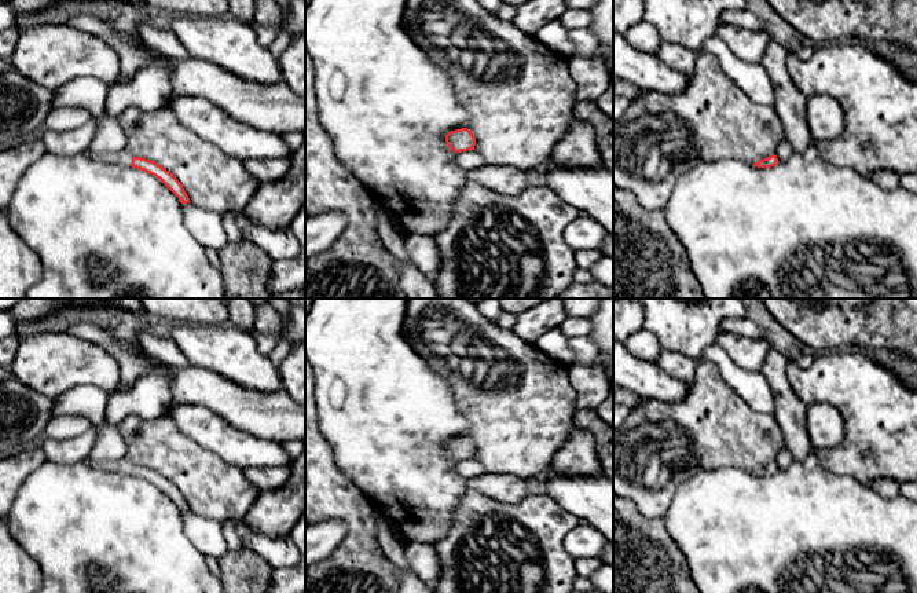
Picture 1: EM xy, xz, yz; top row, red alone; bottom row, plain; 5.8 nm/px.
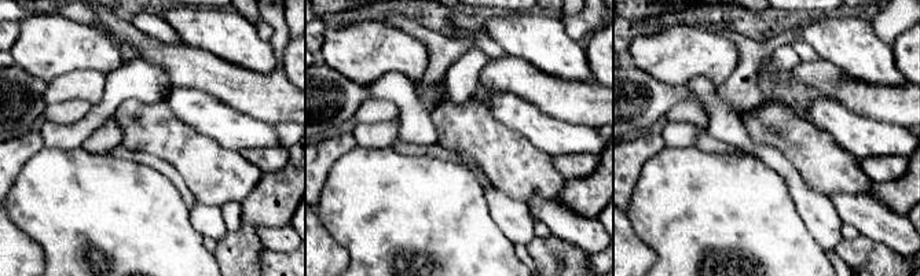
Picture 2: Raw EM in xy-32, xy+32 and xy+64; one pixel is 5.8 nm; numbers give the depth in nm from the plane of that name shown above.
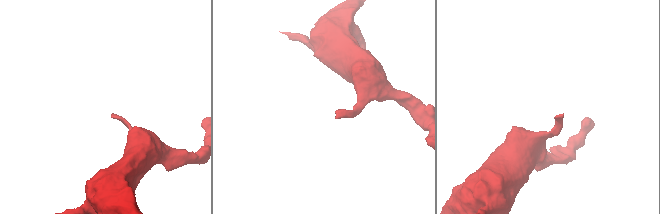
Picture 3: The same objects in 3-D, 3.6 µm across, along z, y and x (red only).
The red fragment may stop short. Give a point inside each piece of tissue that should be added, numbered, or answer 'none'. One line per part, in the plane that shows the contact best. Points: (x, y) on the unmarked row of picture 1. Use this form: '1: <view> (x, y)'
1: xy (123, 465)

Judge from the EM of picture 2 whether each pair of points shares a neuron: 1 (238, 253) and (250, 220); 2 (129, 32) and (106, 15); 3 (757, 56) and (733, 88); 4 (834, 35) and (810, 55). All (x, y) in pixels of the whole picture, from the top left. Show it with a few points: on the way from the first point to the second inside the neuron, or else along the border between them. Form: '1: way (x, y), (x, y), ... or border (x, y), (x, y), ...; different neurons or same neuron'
1: way (244, 245), (248, 228); same neuron
2: way (124, 32), (112, 21); same neuron
3: way (748, 65), (740, 80); same neuron
4: border (799, 37), (820, 56); different neurons

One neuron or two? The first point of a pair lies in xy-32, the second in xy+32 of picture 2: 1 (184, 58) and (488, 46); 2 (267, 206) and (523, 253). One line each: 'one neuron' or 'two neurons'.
1: two neurons
2: two neurons

